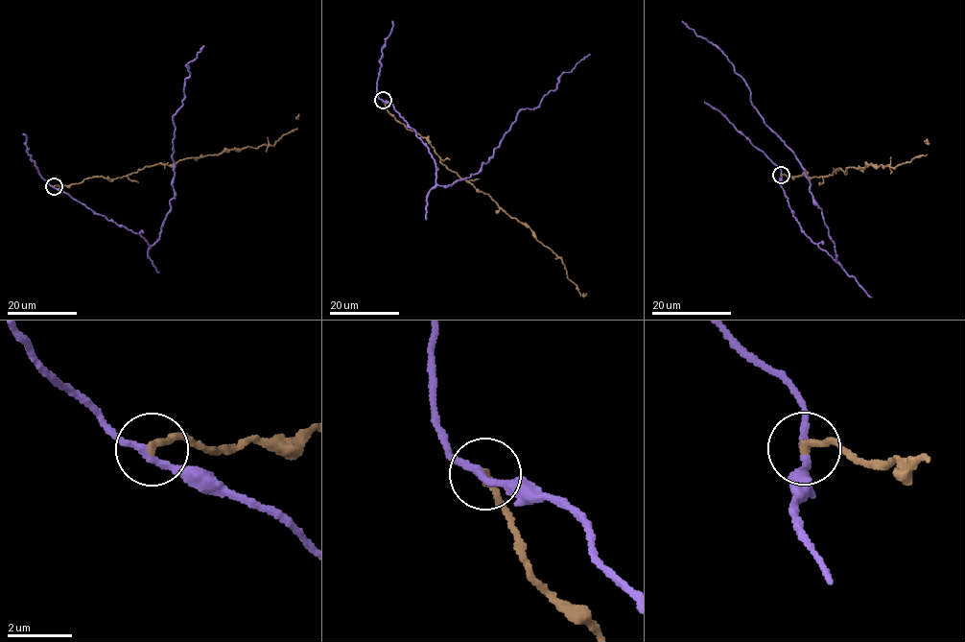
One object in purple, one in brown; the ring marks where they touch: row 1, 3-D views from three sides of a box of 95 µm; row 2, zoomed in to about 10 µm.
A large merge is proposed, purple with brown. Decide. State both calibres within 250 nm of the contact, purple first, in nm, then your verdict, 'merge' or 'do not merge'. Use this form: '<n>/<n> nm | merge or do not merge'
200/220 nm | do not merge

